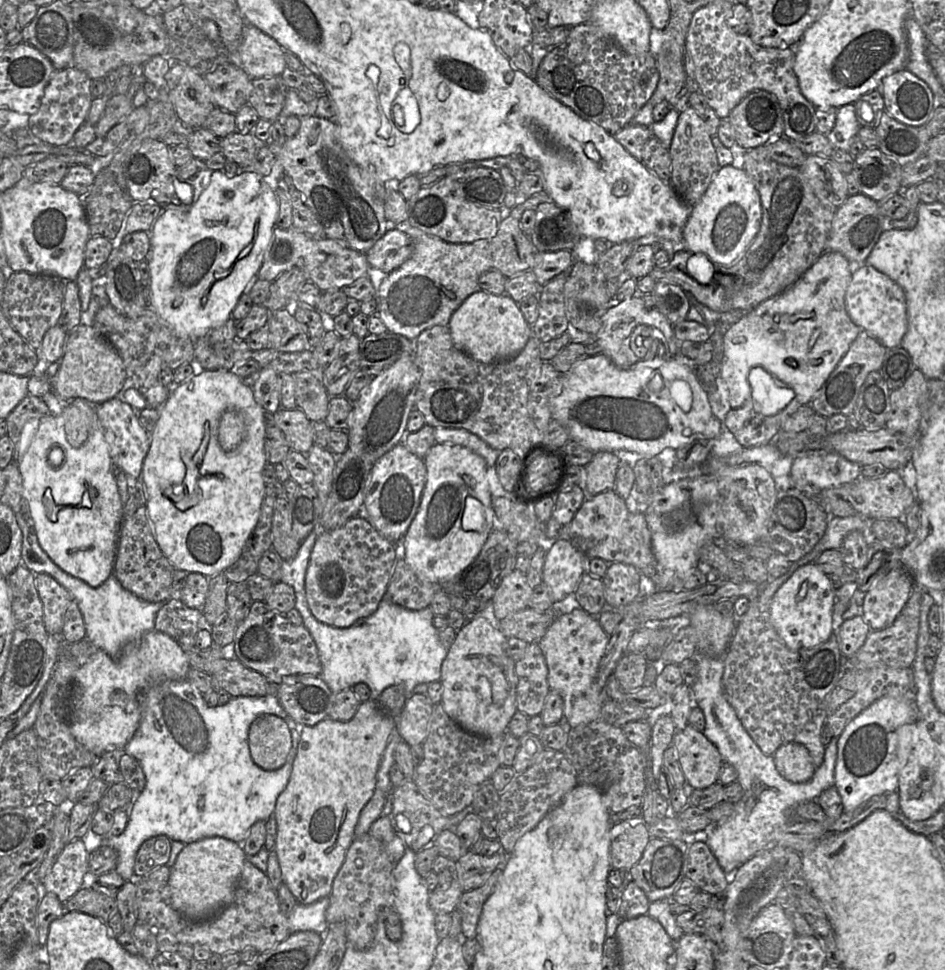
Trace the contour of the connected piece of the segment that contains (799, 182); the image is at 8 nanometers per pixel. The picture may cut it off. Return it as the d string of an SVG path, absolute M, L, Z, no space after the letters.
M736 147L735 152L741 161L741 168L752 178L759 192L762 218L758 233L741 259L729 265L713 264L713 276L707 284L699 283L687 272L669 264L655 266L649 273L655 281L679 285L698 302L717 312L752 311L763 301L793 285L825 252L832 220L838 209L820 201L798 167L771 160L757 161L746 150Z

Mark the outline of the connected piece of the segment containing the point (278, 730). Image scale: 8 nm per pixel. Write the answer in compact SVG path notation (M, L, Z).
M263 714L255 718L248 731L248 747L252 761L264 770L284 765L291 749L290 719Z

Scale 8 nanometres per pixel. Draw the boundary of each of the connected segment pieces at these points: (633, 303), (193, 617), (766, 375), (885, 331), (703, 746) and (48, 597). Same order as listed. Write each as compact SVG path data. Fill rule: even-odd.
M633 295L631 298L623 301L615 300L614 297L610 307L601 319L600 329L594 335L594 339L600 344L602 349L601 353L606 355L620 369L636 369L641 367L659 369L664 361L674 358L679 354L679 343L674 336L673 325L657 308L646 307L640 295ZM638 325L648 325L660 332L660 336L662 335L663 337L664 355L660 359L639 360L633 365L628 365L627 357L622 353L622 343L624 340L630 338L632 331Z
M170 599L163 603L155 618L155 630L173 638L184 652L195 647L196 635L202 628L208 628L203 624L202 610L189 608L177 599Z
M755 366L748 373L754 411L773 416L785 408L795 397L794 390L775 378L761 366Z
M861 264L853 271L851 281L845 293L846 311L853 321L861 330L865 330L876 338L884 347L899 347L907 328L907 305L904 290L894 280L886 274L878 271L873 266Z
M692 725L675 733L672 745L689 789L700 790L718 782L724 763L717 747Z
M46 573L35 574L35 585L43 605L43 621L48 635L62 632L64 614L72 601L69 591Z

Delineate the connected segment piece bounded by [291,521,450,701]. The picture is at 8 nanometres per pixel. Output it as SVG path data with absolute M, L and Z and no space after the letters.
M319 521L291 560L295 609L301 614L303 625L316 644L322 665L319 677L333 694L363 682L368 685L370 699L374 701L391 685L403 685L407 699L414 694L413 688L417 684L440 681L441 665L450 647L440 641L438 629L433 625L435 615L430 607L409 610L384 597L373 614L360 619L360 625L345 628L327 625L313 616L306 600L305 576L316 539L323 532Z

